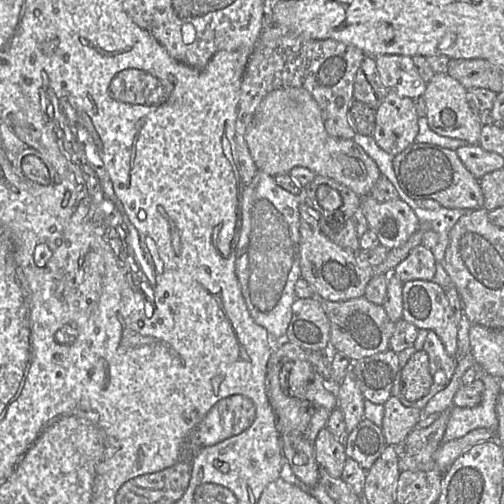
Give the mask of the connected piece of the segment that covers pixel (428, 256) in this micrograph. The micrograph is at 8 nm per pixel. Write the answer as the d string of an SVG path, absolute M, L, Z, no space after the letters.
M423 244L415 247L394 269L393 274L402 282L412 280L433 281L436 259L431 249Z

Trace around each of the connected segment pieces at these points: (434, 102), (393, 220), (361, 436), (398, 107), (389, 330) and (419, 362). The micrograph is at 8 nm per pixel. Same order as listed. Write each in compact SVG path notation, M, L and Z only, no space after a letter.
M447 72L435 73L427 82L423 94L426 104L426 118L430 129L441 136L461 139L468 145L479 144L483 124L471 110L467 101L467 89Z
M371 195L361 197L361 208L381 245L390 249L403 245L415 231L420 221L413 209L397 198L378 202Z
M365 418L345 436L343 443L347 457L355 460L365 471L372 467L387 446L382 428Z
M389 90L384 101L376 108L376 122L373 138L384 151L395 156L415 142L419 131L418 115L413 99L400 97L395 91Z
M364 296L342 301L322 301L330 322L330 349L340 352L353 362L389 349L395 323L388 317L382 305L369 302Z
M424 350L415 352L402 369L400 390L406 400L416 402L426 396L433 384L429 356Z

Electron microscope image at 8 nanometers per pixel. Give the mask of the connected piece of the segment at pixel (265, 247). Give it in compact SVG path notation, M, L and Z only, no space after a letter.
M257 170L252 181L244 186L240 199L237 239L236 275L242 295L254 321L264 327L274 341L285 339L292 316L292 304L296 300L295 284L301 277L299 206L301 195L294 195L276 184L274 177Z

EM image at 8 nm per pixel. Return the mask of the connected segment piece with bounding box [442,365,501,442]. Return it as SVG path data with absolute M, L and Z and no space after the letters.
M478 365L476 366L476 371L477 371L477 379L480 379L484 383L484 391L482 395L482 400L481 403L473 408L461 408L461 407L456 407L452 406L450 409L450 416L449 420L446 426L445 433L442 438L442 442L450 442L459 438L462 438L465 436L467 433L476 430L476 429L488 429L489 431L495 432L495 439L496 439L496 430L498 428L498 418L496 414L496 404L497 404L497 399L498 396L500 395L500 378L496 378L494 376L489 375L484 369L480 368Z

